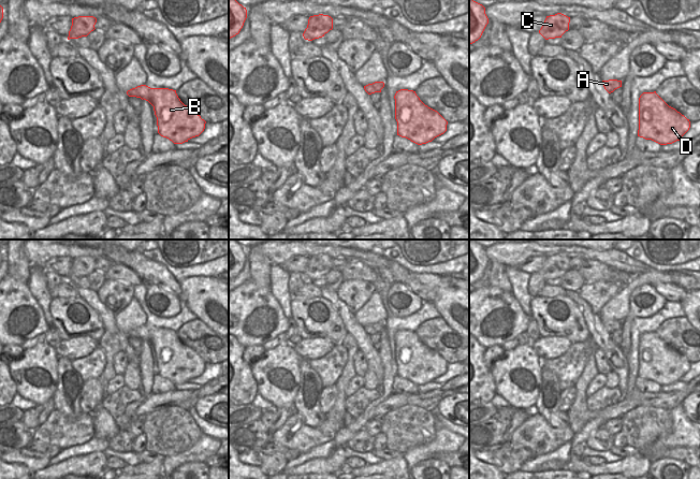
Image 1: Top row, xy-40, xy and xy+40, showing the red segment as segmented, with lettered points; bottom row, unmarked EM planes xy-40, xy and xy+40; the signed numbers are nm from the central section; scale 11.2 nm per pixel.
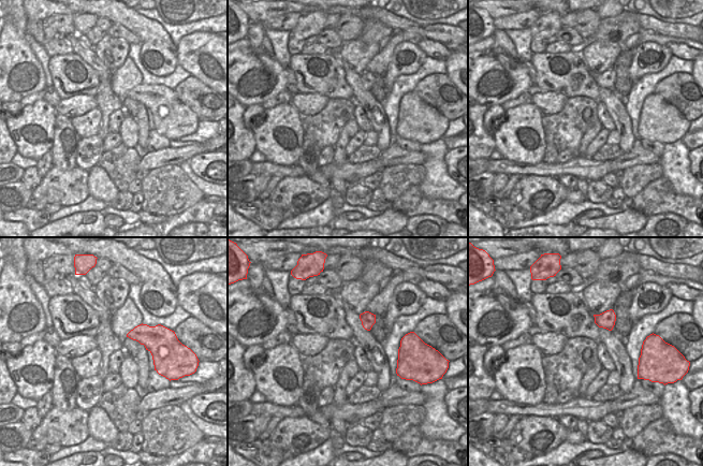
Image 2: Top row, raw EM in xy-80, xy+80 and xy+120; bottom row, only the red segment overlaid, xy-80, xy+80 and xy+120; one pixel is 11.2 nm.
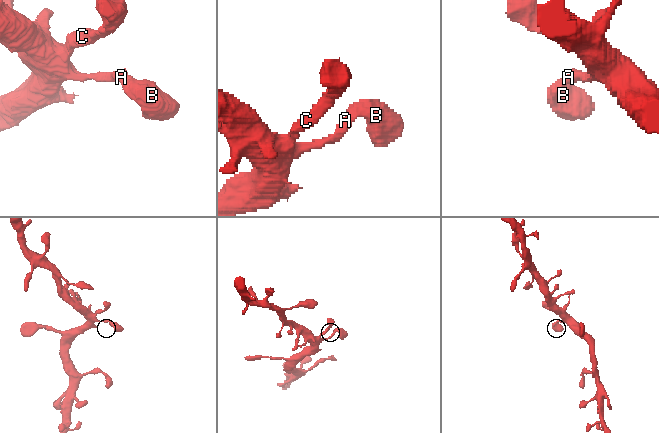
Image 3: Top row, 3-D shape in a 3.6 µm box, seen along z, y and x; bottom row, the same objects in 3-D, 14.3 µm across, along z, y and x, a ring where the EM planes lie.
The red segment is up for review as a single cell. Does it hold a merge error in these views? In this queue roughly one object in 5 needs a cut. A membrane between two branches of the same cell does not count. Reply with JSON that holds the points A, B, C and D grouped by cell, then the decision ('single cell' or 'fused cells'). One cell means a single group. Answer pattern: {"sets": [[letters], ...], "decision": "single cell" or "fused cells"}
{"sets": [["A", "B", "C", "D"]], "decision": "single cell"}

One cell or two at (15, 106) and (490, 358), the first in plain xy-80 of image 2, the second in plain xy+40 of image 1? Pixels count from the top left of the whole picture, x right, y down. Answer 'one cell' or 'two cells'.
one cell

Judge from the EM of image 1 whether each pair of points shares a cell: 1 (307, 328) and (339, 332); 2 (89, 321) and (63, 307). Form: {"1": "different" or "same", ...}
{"1": "same", "2": "same"}

